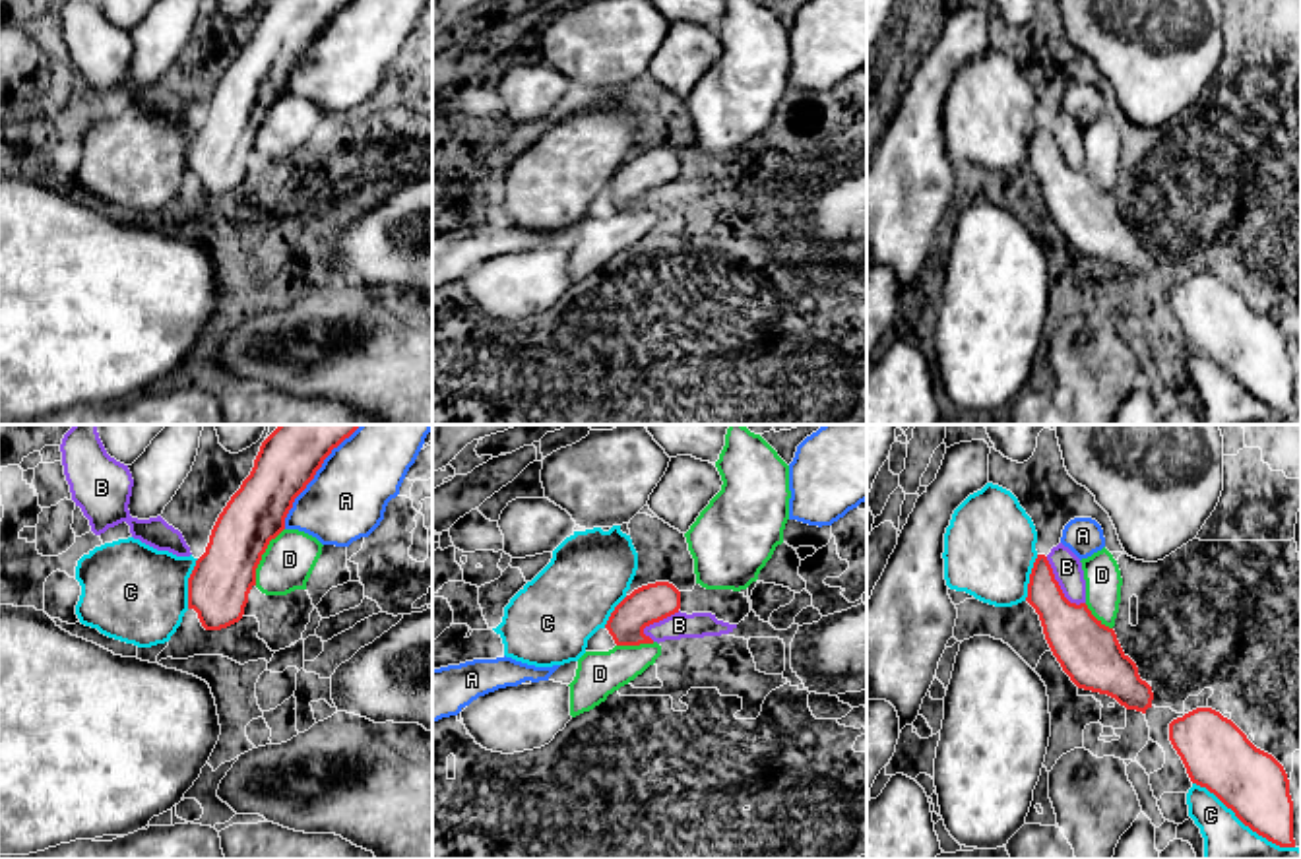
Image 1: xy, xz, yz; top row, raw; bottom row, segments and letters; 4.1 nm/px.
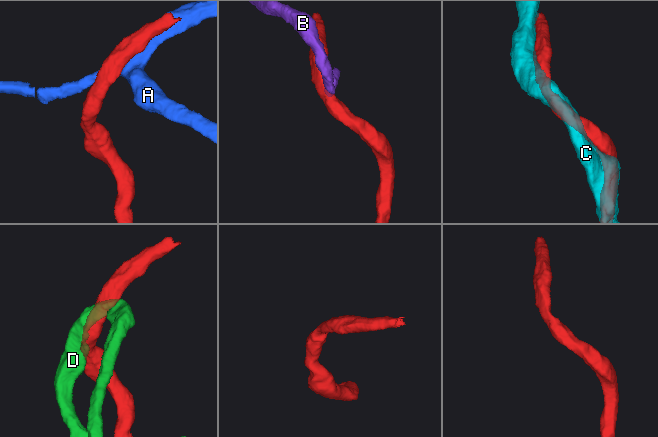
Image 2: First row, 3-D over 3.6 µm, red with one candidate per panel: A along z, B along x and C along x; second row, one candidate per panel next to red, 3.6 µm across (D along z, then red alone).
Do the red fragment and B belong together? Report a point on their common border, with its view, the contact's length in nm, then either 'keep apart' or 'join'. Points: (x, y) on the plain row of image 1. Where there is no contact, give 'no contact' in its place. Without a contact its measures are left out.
yz (1059, 152) | 260 nm | keep apart

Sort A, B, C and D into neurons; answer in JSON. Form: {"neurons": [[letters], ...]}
{"neurons": [["A"], ["B"], ["C"], ["D"]]}

